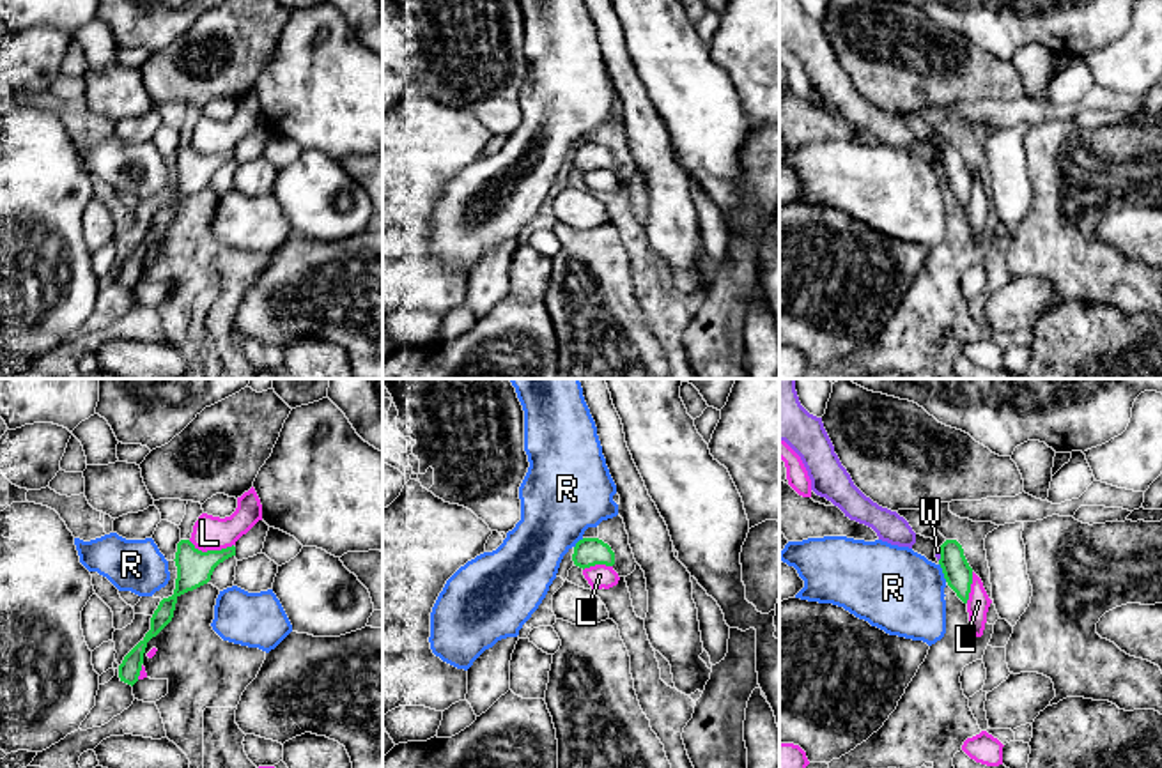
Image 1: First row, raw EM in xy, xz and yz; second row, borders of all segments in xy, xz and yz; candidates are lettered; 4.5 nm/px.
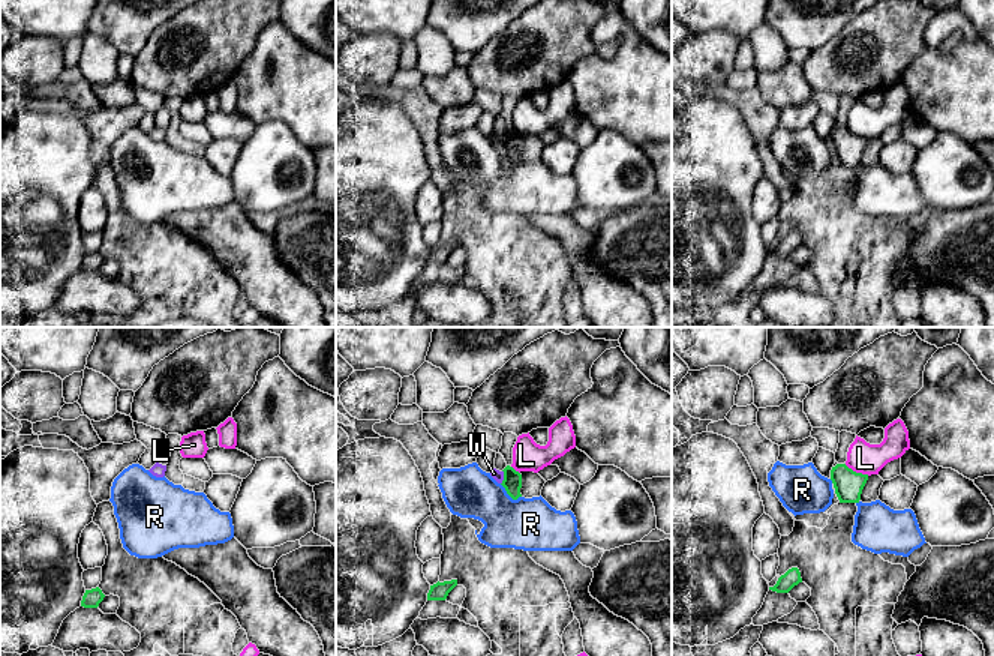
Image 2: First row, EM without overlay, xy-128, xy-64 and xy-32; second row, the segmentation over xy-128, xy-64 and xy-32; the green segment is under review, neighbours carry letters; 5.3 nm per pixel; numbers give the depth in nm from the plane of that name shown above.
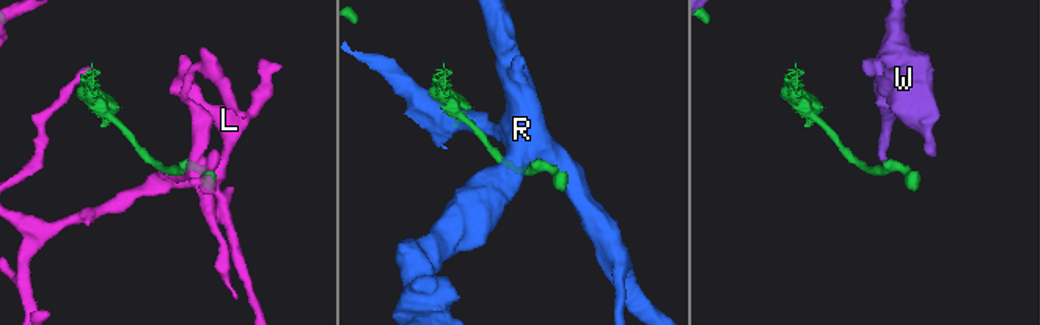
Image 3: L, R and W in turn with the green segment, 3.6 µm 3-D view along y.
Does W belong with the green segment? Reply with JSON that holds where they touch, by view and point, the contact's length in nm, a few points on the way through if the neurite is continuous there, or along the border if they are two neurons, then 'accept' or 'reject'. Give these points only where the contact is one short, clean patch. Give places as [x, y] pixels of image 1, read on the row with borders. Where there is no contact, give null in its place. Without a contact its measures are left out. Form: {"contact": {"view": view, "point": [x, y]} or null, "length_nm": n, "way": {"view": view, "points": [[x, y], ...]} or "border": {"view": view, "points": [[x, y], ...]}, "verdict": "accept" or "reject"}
{"contact": {"view": "yz", "point": [941, 554]}, "length_nm": 70, "border": {"view": "yz", "points": [[941, 547], [937, 560]]}, "verdict": "reject"}

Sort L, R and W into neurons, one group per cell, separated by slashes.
L / R / W

